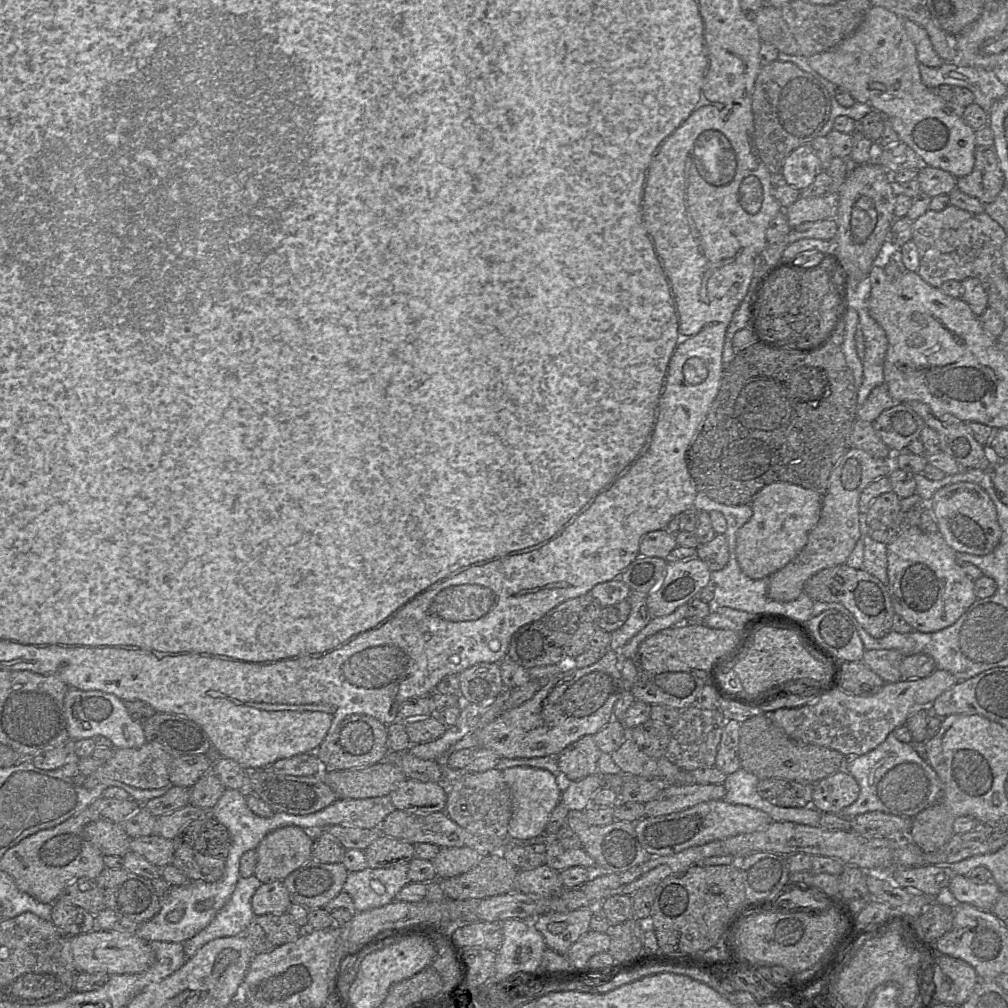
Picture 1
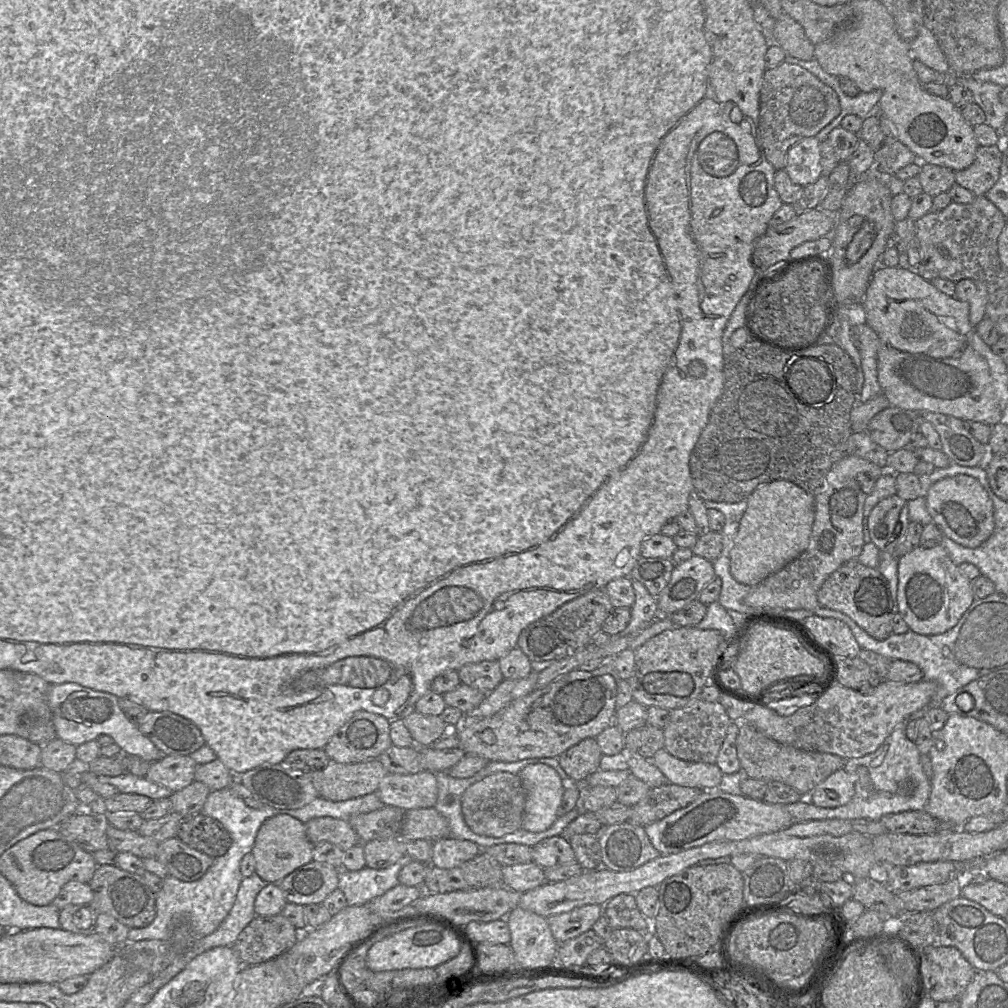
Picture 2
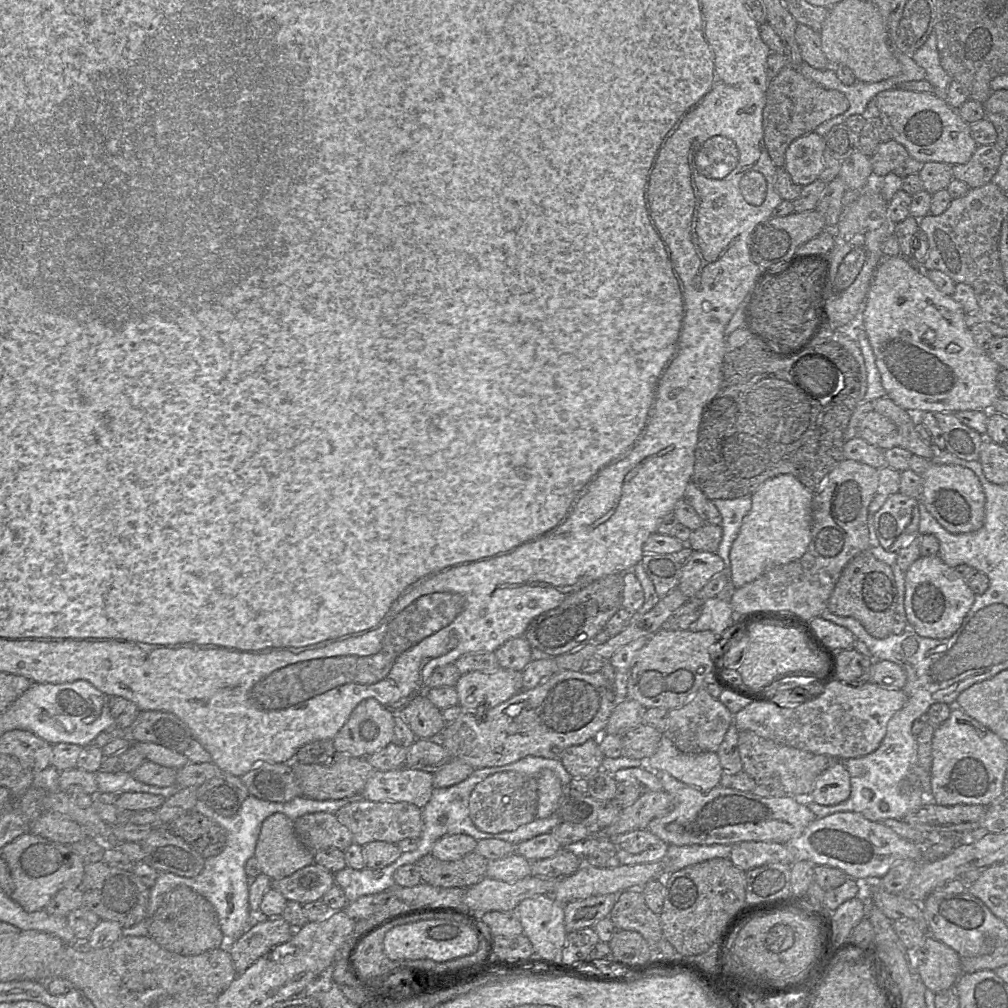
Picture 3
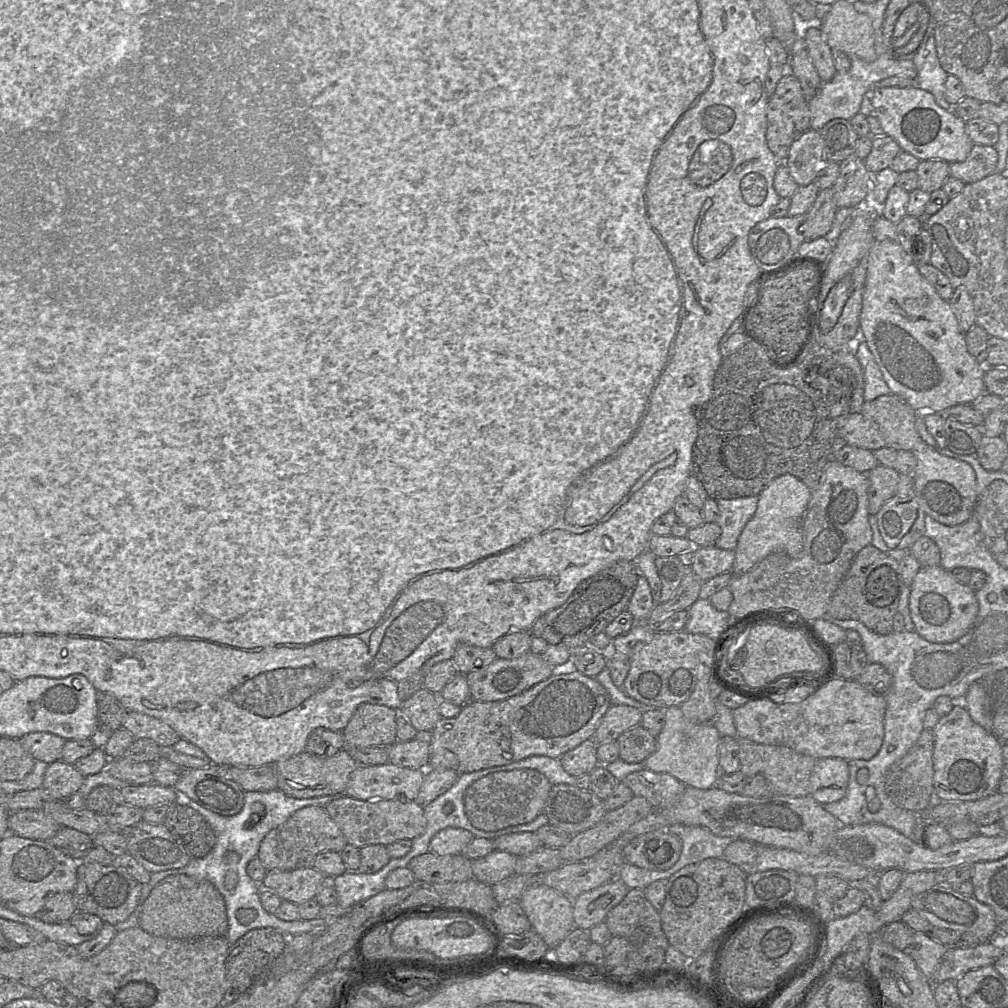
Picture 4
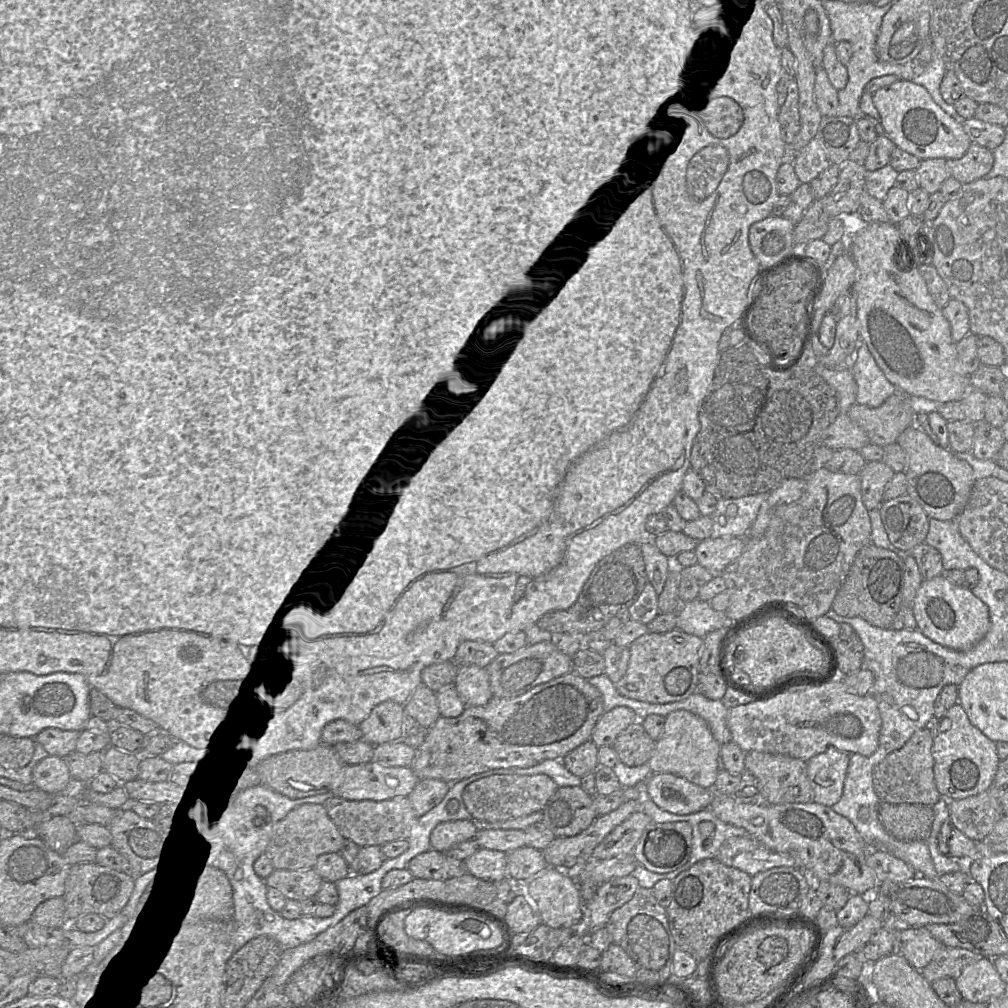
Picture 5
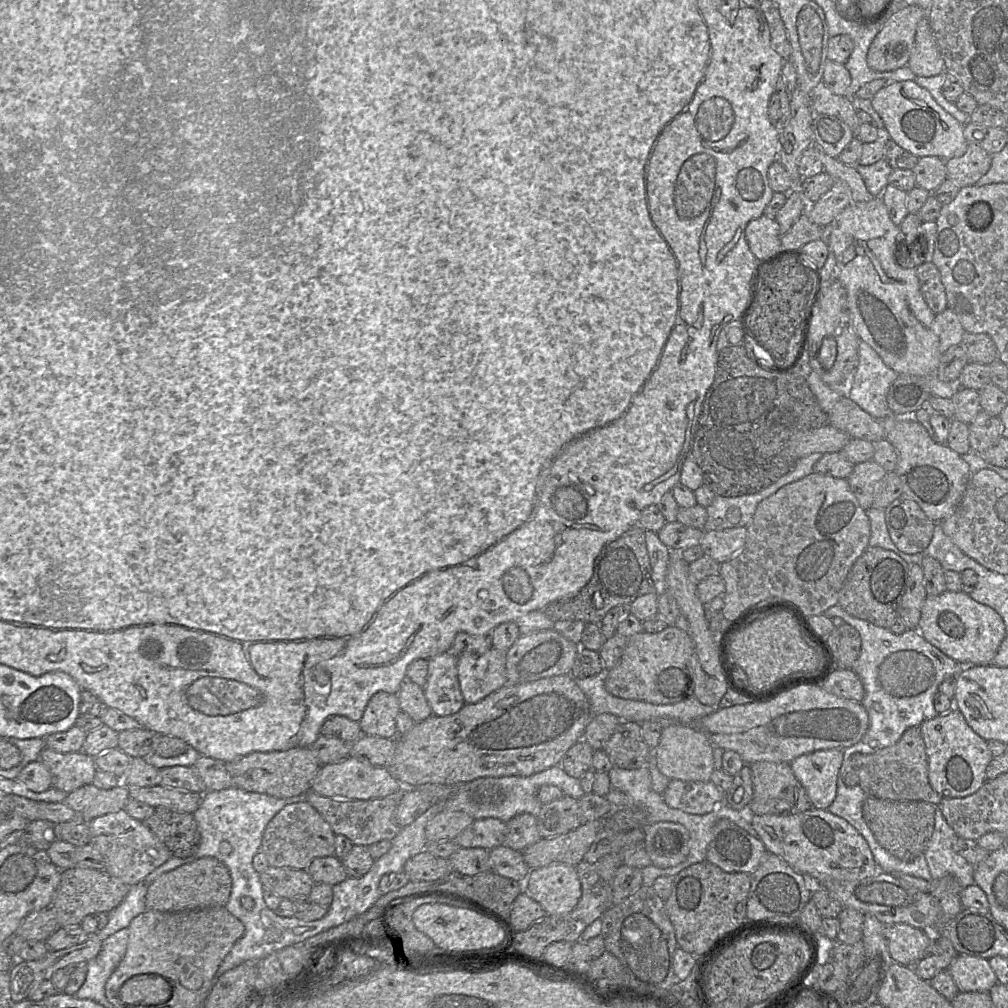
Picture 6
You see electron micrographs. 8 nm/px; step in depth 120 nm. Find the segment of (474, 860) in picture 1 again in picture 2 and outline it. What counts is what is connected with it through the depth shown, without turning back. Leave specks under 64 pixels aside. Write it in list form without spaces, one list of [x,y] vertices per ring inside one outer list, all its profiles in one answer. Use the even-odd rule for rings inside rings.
[[[445,837],[432,844],[430,864],[442,869],[450,869],[477,856],[482,849],[465,839]]]

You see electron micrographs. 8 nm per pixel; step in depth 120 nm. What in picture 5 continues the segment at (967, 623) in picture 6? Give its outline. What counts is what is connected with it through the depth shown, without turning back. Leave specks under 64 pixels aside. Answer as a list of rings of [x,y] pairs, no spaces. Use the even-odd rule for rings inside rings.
[[[944,574],[921,583],[913,602],[913,614],[919,631],[932,641],[956,651],[971,649],[990,628],[988,606],[970,589],[952,584]]]

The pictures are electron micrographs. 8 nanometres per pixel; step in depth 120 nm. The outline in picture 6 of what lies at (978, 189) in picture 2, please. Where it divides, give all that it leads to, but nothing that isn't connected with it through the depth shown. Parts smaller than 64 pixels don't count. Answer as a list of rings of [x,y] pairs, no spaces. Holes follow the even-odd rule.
[[[968,143],[961,157],[945,160],[946,176],[959,188],[974,185],[989,170],[991,157],[978,145]]]

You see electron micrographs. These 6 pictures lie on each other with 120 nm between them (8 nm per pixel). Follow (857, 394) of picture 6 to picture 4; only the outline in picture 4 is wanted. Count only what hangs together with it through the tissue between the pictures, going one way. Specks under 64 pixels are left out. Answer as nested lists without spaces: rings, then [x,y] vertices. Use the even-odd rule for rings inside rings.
[[[857,340],[854,344],[854,353],[864,374],[864,401],[868,402],[879,396],[890,394],[891,391],[866,342]]]

